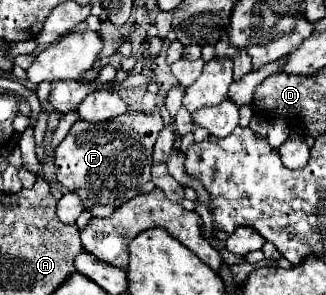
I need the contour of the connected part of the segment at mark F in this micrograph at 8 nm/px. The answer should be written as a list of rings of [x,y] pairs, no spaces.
[[[129,112],[123,116],[117,116],[109,122],[85,122],[77,120],[69,134],[63,138],[63,142],[55,148],[55,180],[61,184],[61,188],[69,192],[77,192],[85,204],[85,210],[89,210],[93,216],[111,216],[113,210],[117,210],[121,204],[129,202],[141,192],[141,186],[151,180],[151,164],[153,164],[153,144],[157,140],[157,134],[165,128],[163,118],[155,114],[143,114],[143,112]]]

